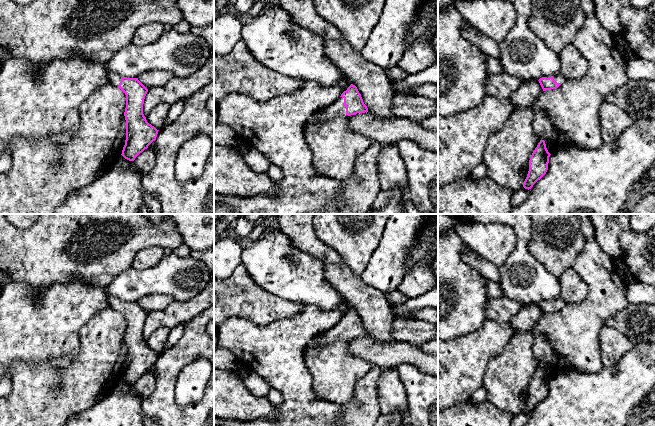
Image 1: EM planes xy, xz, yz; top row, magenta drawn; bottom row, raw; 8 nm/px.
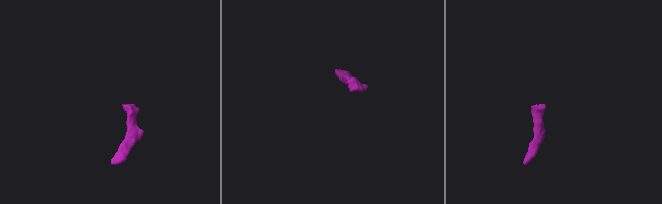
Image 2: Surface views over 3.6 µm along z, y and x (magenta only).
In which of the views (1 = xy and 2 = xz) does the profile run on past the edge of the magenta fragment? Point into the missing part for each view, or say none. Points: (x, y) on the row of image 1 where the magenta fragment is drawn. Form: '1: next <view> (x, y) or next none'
1: next xy (114, 79)
2: next xz (337, 108)

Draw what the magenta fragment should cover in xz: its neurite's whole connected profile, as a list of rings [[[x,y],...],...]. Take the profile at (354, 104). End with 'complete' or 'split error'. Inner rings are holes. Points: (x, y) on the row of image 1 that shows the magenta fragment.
[[[351,84],[334,103],[322,109],[322,116],[330,119],[365,112],[368,112],[368,108],[364,104],[357,87]]] | split error

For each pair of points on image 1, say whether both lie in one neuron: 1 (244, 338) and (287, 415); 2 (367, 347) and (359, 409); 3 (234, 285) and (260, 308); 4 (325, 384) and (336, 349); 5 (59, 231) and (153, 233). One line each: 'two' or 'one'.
1: one
2: two
3: one
4: one
5: one

